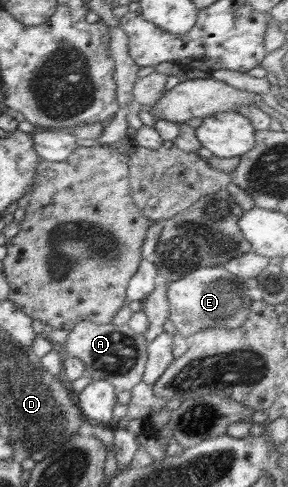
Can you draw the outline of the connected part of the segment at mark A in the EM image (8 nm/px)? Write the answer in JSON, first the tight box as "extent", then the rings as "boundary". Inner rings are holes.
{"extent":[63,320,148,392],"boundary":[[[85,320],[73,326],[73,329],[68,332],[63,346],[70,355],[78,357],[83,361],[86,374],[91,375],[93,380],[105,380],[112,383],[118,391],[125,390],[132,392],[133,387],[142,381],[145,364],[147,363],[147,344],[148,341],[145,339],[144,334],[133,331],[127,324],[116,325],[112,322],[98,324]]]}

